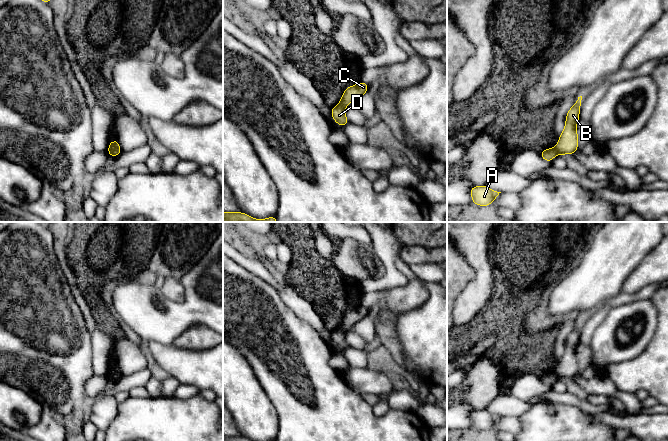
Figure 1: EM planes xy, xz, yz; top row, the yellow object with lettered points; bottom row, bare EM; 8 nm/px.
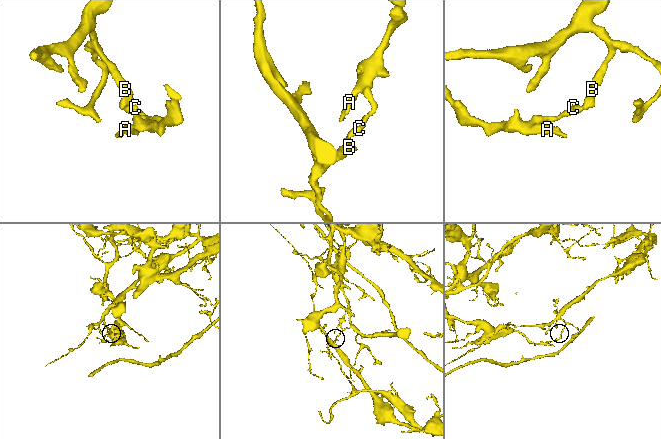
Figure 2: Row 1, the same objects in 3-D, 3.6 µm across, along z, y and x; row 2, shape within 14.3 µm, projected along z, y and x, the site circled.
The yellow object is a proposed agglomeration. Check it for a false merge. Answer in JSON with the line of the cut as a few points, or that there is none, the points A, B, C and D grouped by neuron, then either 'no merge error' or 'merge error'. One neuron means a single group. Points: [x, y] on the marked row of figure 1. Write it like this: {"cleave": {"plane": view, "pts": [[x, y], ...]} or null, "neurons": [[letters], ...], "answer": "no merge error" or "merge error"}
{"cleave": {"plane": "xz", "pts": [[338, 105], [344, 107]]}, "neurons": [["A", "C"], ["B", "D"]], "answer": "merge error"}

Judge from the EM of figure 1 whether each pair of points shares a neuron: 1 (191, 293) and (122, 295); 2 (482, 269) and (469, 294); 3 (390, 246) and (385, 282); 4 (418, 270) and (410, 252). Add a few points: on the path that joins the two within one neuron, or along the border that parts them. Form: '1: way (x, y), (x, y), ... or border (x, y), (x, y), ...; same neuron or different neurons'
1: way (178, 311), (176, 313), (148, 313), (140, 305); same neuron
2: way (482, 275), (482, 281), (475, 288); same neuron
3: way (390, 255), (390, 273); same neuron
4: border (436, 262), (409, 264); different neurons

